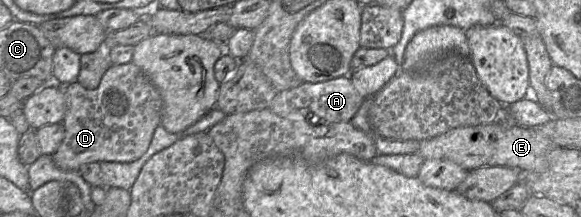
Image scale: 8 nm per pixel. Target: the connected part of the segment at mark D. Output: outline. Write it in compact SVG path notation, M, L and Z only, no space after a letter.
M132 62L111 65L93 90L70 83L64 86L64 96L65 134L51 156L55 165L65 171L78 171L81 165L91 162L133 162L147 151L154 130L161 123L161 95Z

